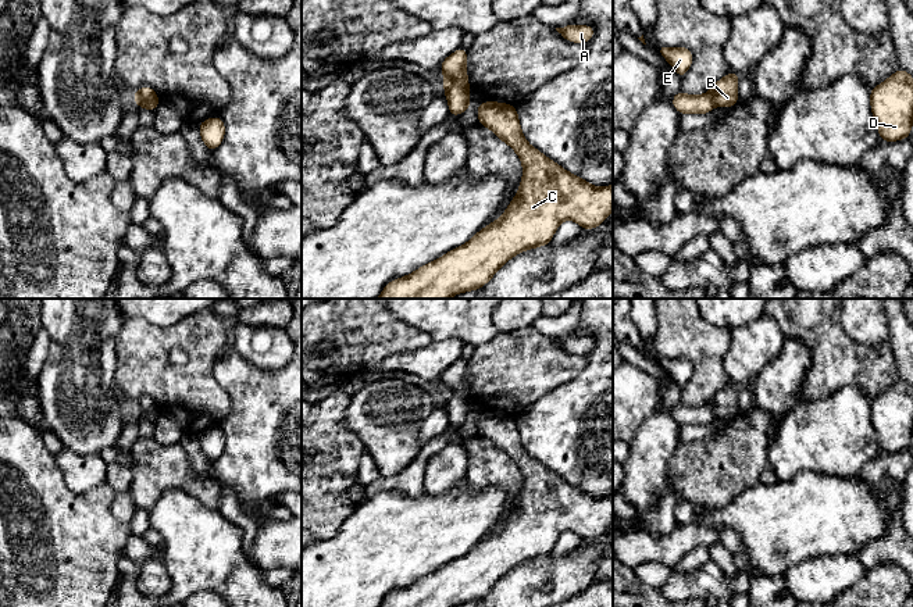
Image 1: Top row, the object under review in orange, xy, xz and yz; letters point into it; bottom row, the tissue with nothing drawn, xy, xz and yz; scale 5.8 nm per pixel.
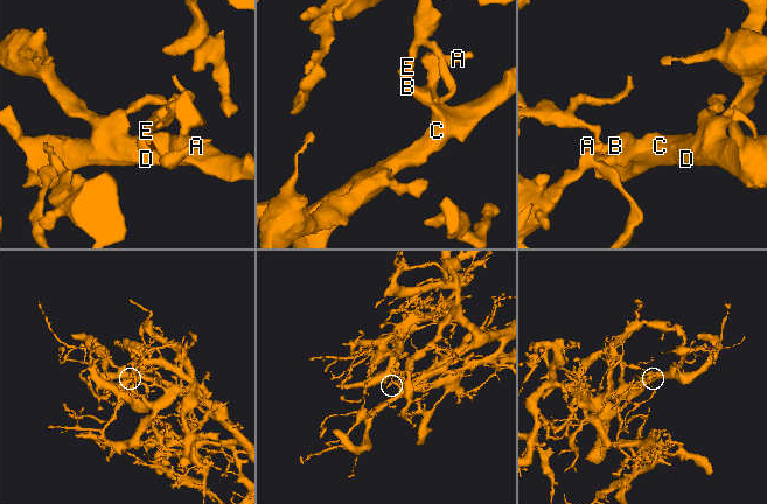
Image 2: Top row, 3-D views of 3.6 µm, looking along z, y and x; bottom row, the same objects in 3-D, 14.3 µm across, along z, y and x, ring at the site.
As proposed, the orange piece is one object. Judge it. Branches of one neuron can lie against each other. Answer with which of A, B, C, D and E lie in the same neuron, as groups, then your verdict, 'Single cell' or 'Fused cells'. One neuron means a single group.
Groups: A B C D / E. Fused cells

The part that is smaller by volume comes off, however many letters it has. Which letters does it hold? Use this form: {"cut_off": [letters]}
{"cut_off": ["E"]}

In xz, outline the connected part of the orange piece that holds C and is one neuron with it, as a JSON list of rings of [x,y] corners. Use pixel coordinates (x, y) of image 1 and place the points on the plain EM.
[[[485,413],[477,419],[478,435],[489,439],[507,454],[523,474],[523,490],[516,508],[499,531],[482,539],[466,556],[449,561],[407,588],[393,590],[379,607],[453,607],[478,601],[511,568],[549,556],[564,531],[575,532],[582,540],[595,540],[613,522],[613,496],[595,499],[534,460],[523,447],[514,415]]]

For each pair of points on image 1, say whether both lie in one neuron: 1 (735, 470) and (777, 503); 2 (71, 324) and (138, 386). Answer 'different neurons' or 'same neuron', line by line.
1: different neurons
2: different neurons

